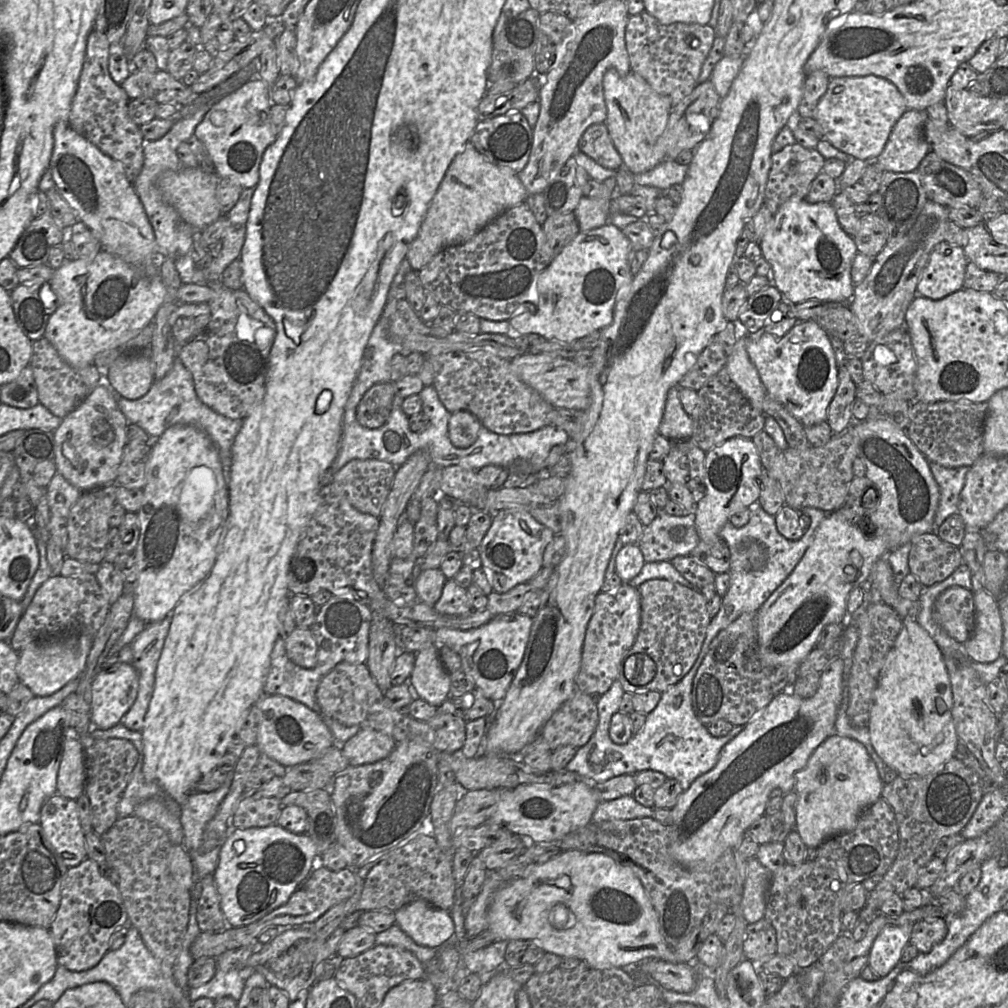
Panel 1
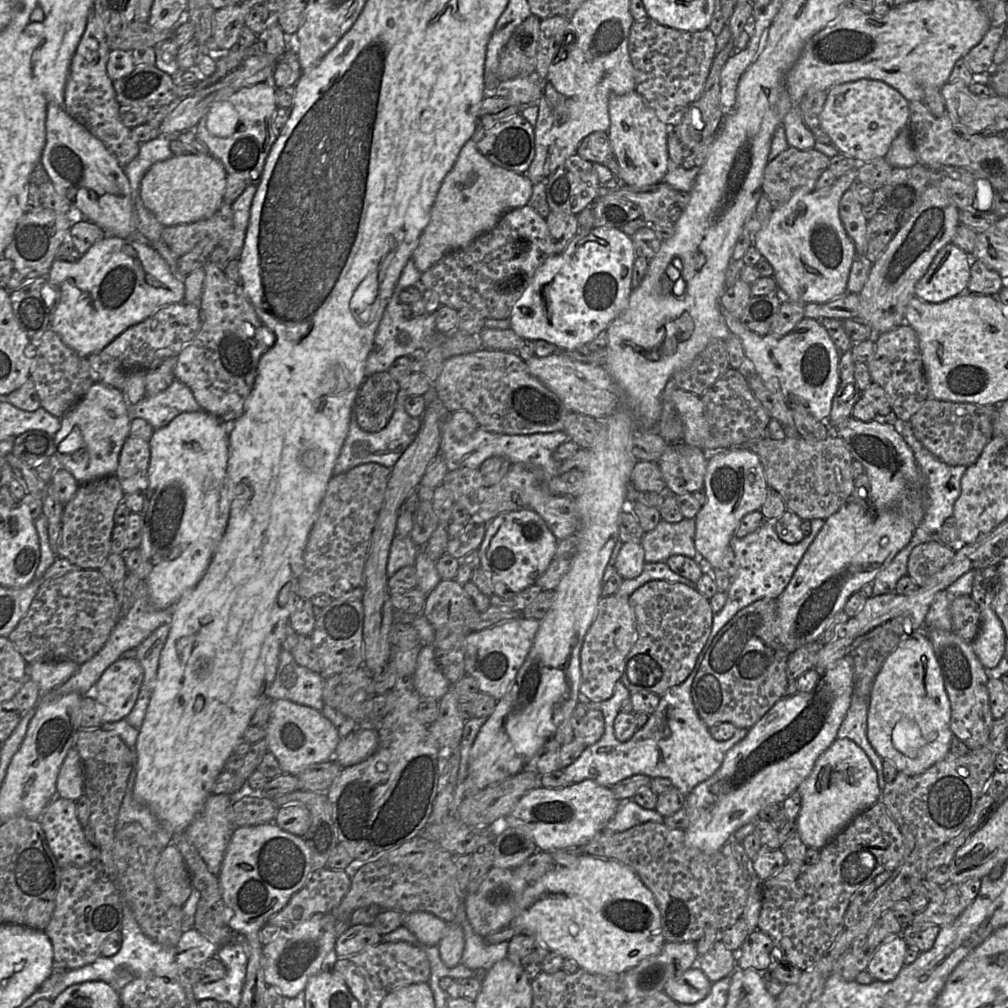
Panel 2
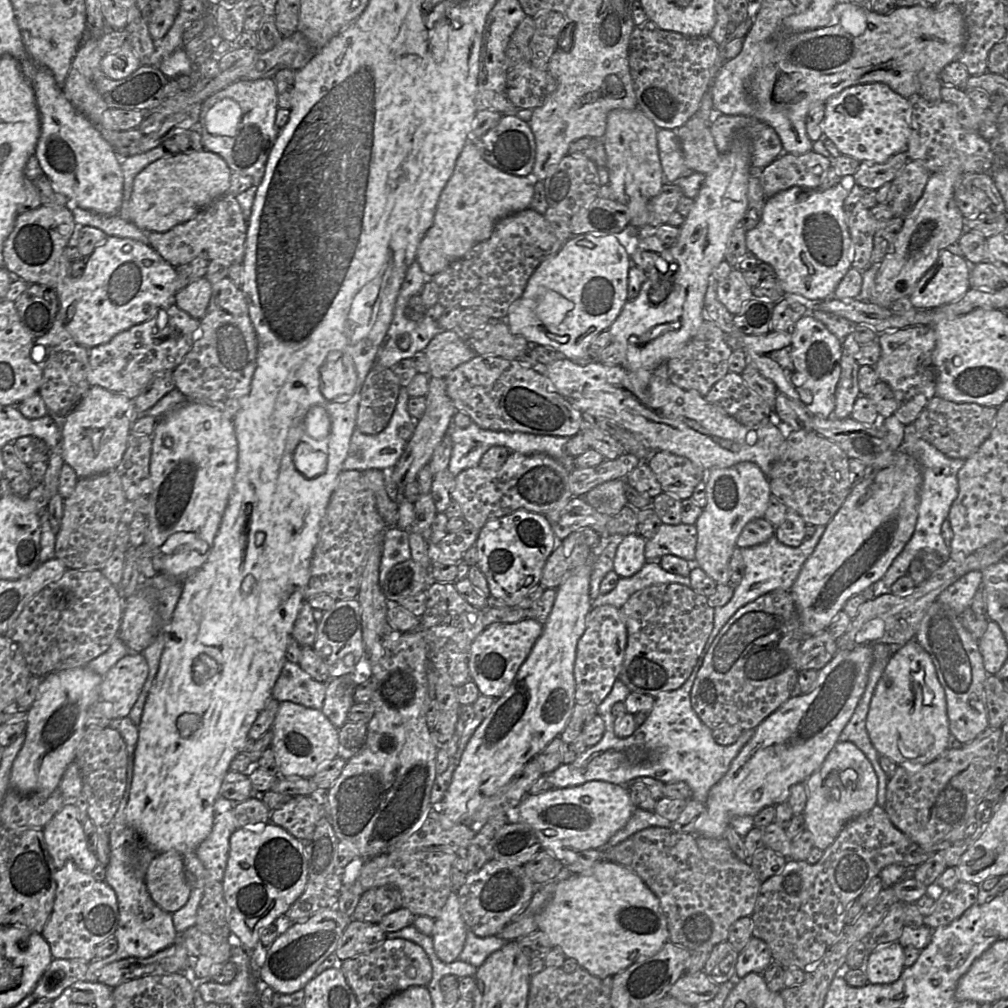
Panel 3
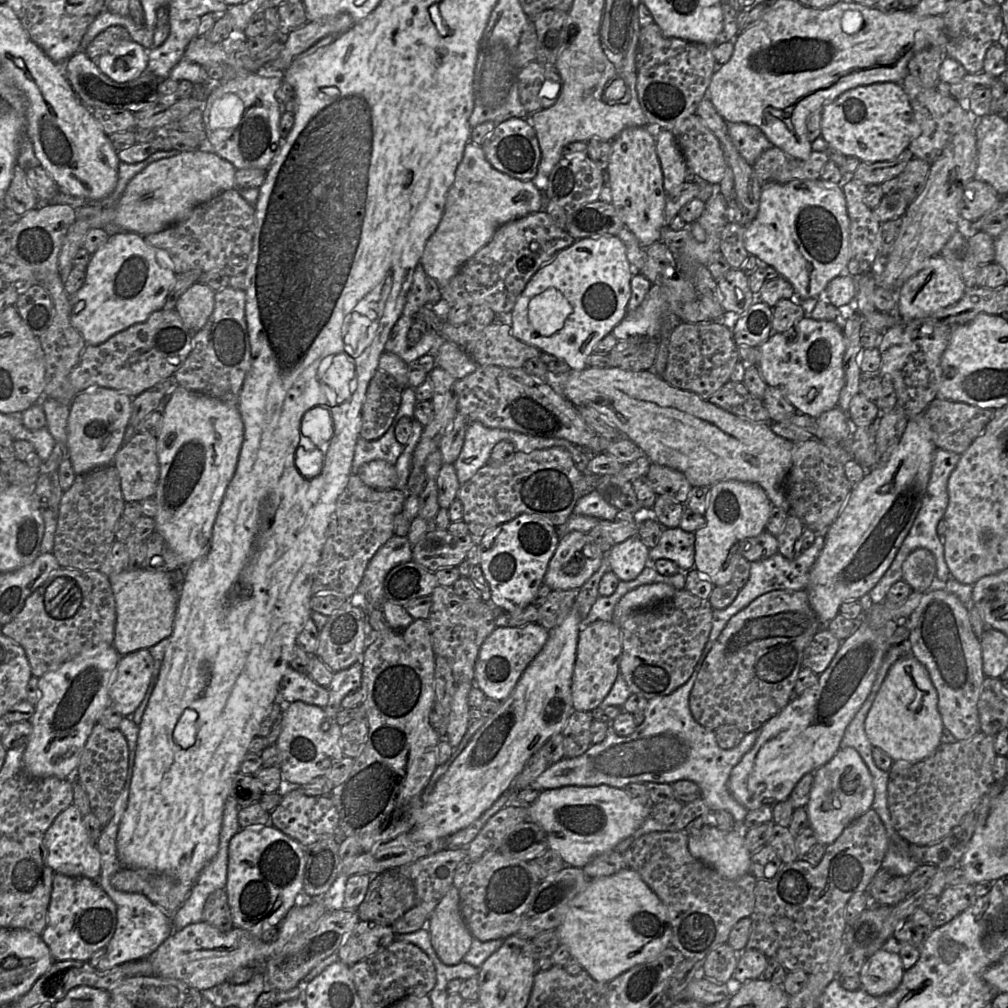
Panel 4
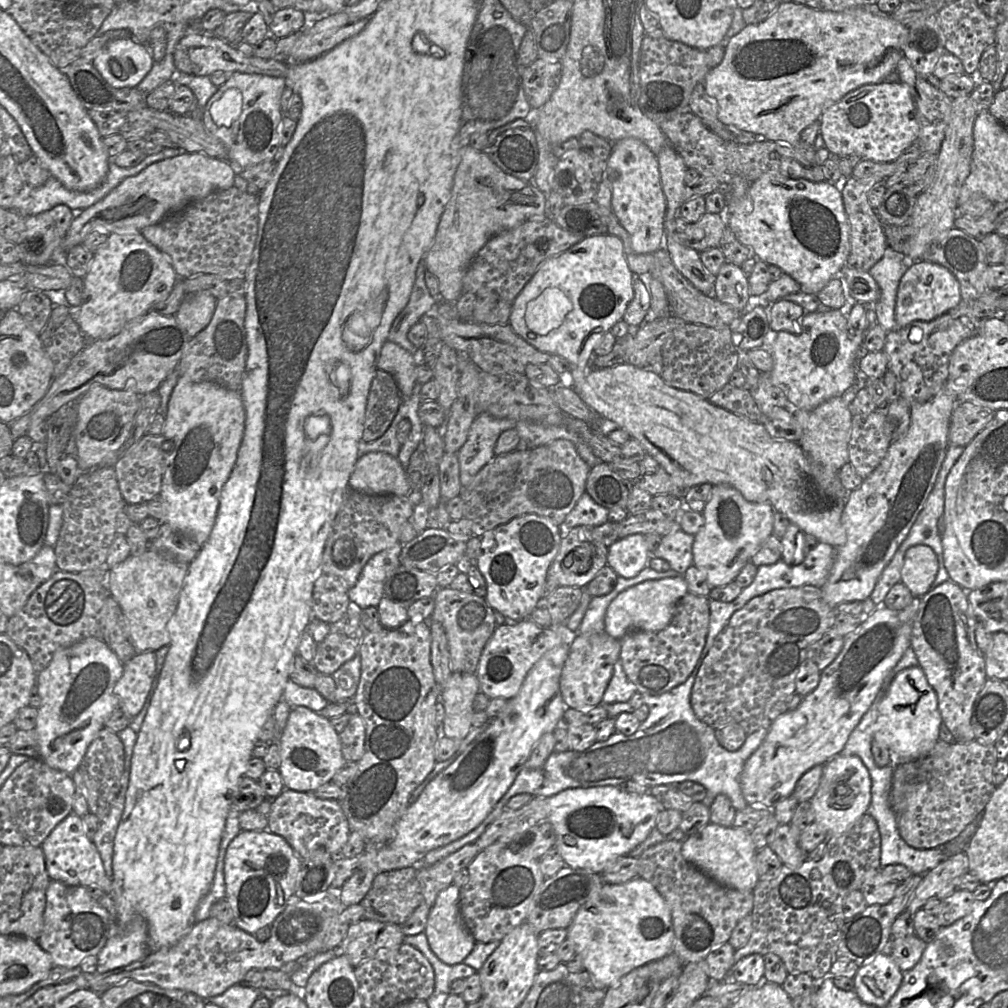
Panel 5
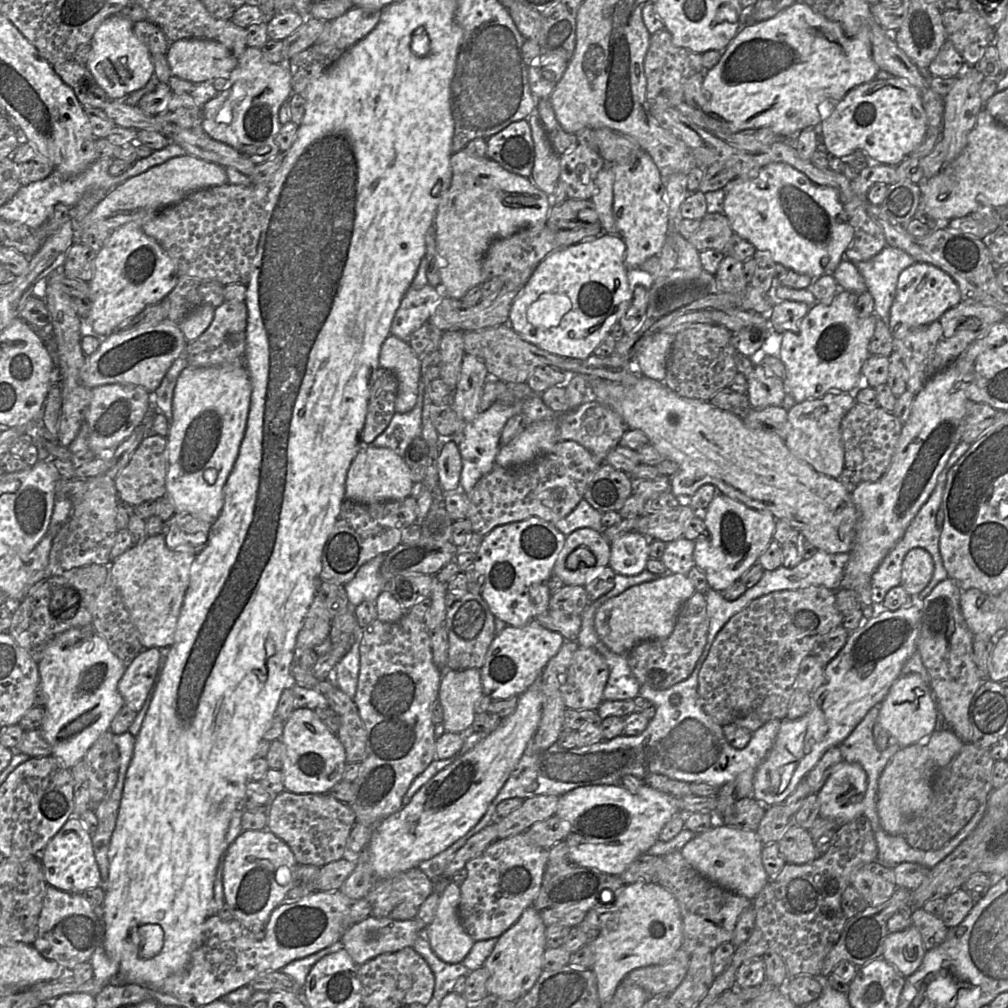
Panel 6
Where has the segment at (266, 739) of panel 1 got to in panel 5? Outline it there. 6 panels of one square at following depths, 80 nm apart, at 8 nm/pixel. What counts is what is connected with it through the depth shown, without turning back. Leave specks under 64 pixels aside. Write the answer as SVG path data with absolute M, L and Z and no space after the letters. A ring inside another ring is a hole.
M304 706L292 707L279 739L279 747L279 773L285 788L293 791L313 793L331 781L346 762L339 733L333 728L330 720Z

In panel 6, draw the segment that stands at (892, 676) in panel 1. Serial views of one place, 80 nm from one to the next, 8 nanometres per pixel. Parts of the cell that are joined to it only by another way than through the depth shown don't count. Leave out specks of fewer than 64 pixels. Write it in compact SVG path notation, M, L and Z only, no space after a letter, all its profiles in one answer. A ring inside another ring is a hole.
M916 673L901 675L891 686L880 704L877 722L901 747L923 743L935 731L937 702L921 676Z

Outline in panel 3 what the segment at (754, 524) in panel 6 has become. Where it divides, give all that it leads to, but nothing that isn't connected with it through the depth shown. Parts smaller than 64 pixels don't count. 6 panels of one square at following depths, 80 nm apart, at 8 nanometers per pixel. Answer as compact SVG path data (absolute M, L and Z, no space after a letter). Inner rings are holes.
M740 462L728 468L713 468L706 474L707 504L695 525L697 544L695 559L698 566L717 584L730 584L729 562L745 525L762 518L772 493L770 482L753 462Z

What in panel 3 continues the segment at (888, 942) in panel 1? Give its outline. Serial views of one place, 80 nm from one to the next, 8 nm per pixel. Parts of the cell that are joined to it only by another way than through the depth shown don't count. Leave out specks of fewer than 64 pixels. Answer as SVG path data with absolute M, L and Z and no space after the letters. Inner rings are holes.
M898 941L873 950L864 965L869 983L891 984L896 982L905 968L904 960L904 947Z

